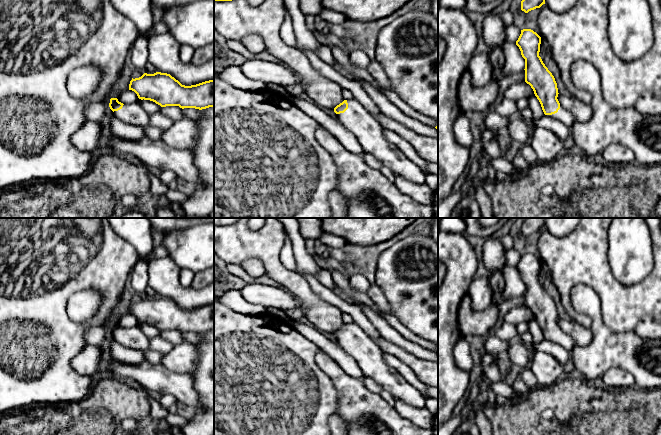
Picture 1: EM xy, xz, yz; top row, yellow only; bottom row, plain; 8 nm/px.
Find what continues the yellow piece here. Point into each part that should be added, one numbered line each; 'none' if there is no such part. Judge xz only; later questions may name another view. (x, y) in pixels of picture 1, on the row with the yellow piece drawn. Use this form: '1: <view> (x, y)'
1: xz (369, 132)

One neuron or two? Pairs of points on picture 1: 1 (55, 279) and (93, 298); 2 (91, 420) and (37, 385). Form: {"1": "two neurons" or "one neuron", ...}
{"1": "two neurons", "2": "two neurons"}

